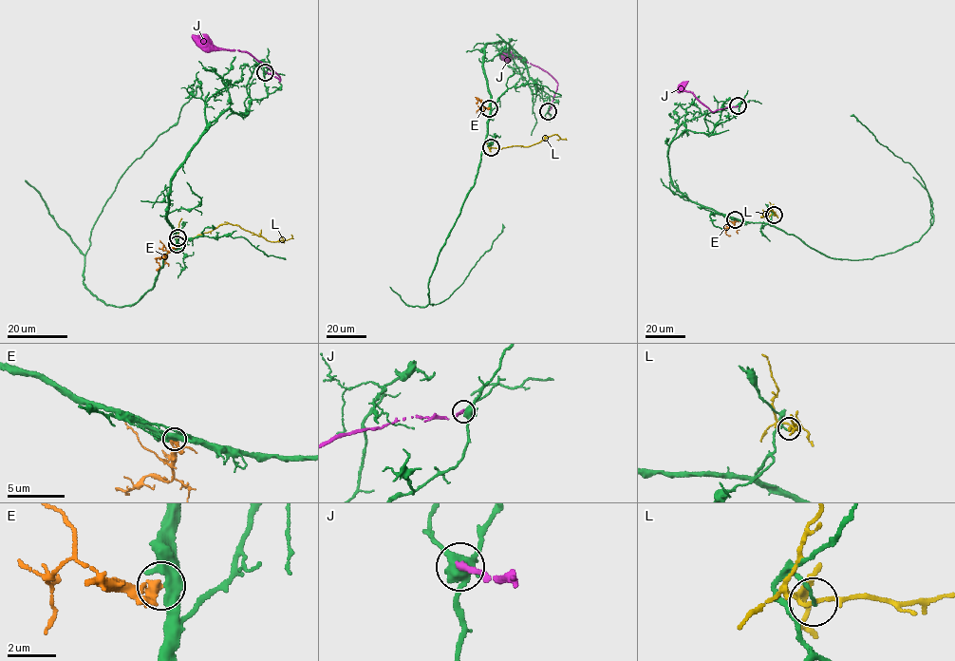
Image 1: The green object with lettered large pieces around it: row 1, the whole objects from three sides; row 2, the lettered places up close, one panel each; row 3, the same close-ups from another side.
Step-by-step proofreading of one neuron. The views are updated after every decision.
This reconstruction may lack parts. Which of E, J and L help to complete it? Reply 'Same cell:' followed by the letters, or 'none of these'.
Same cell: none of these

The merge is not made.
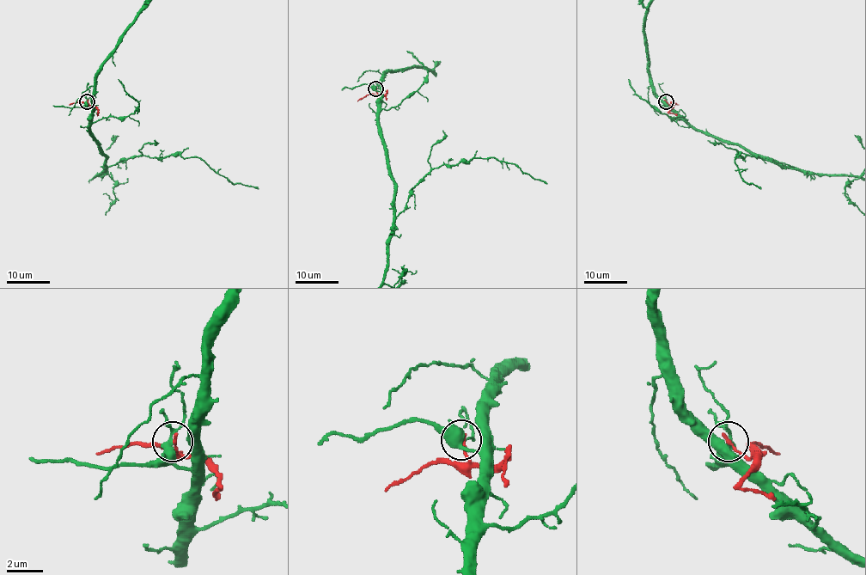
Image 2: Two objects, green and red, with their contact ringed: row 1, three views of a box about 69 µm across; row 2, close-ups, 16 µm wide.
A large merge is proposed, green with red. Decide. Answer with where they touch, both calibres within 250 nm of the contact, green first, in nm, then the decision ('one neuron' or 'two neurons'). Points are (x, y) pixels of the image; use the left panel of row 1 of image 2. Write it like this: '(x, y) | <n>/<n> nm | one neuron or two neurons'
(87, 101) | 320/180 nm | two neurons

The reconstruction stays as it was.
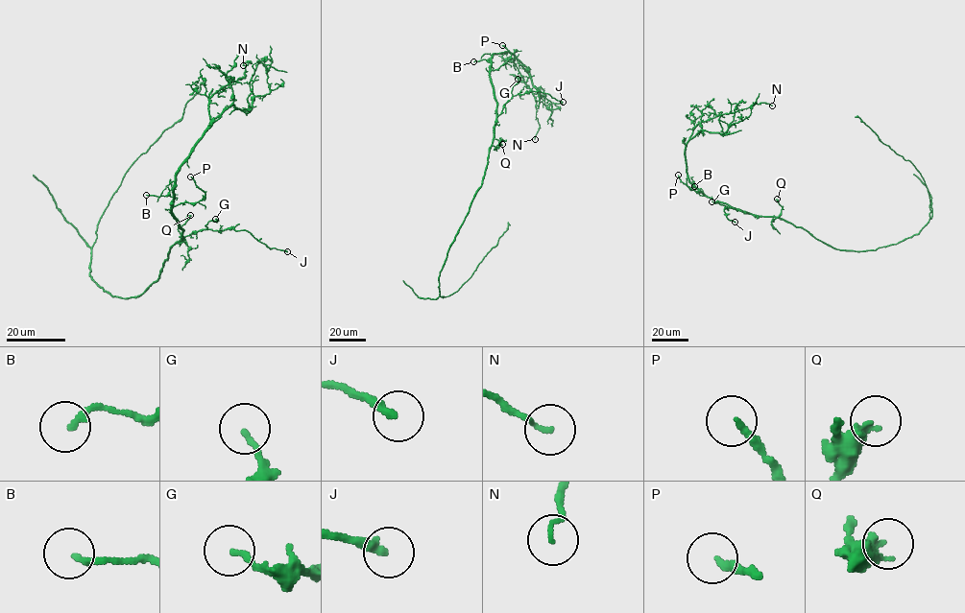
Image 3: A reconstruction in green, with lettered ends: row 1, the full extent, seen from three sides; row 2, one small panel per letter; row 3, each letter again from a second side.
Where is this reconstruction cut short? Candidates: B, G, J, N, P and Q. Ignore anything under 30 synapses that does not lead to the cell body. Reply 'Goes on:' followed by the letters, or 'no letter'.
Goes on: no letter

